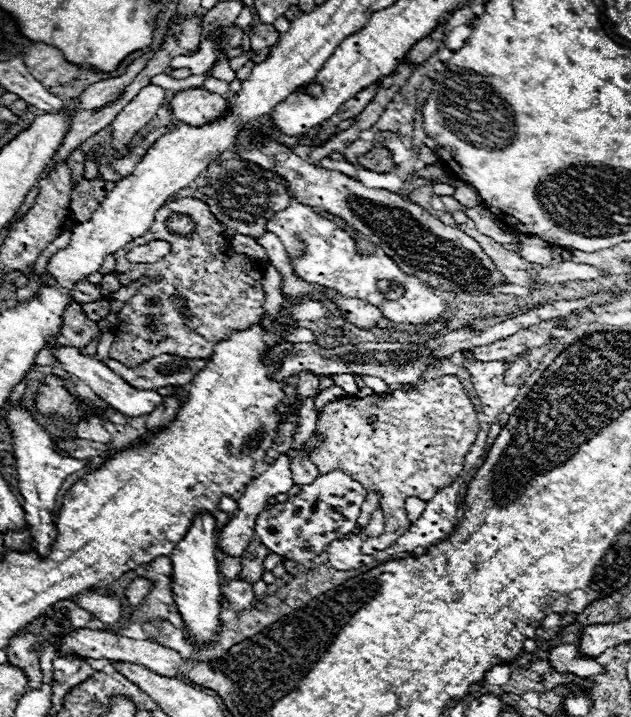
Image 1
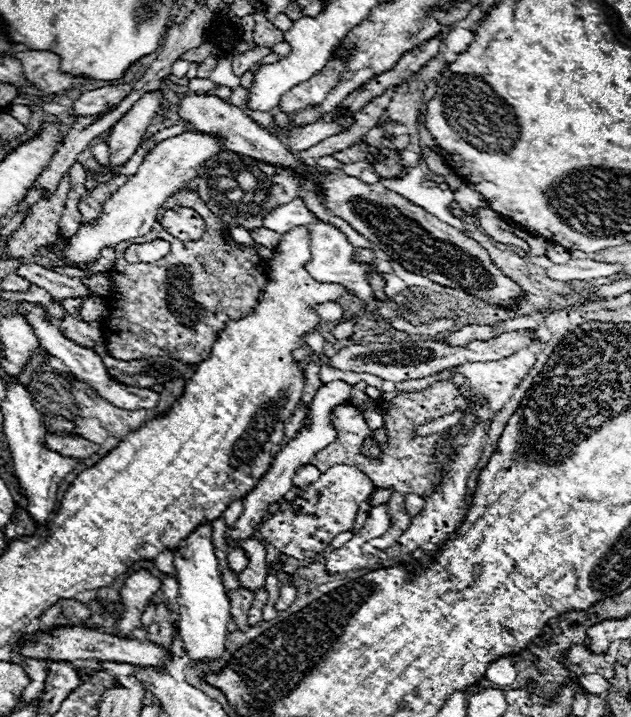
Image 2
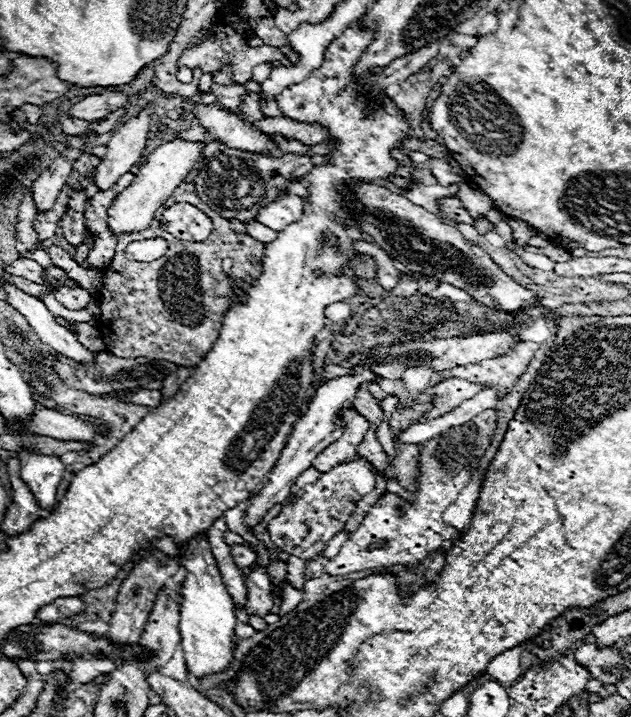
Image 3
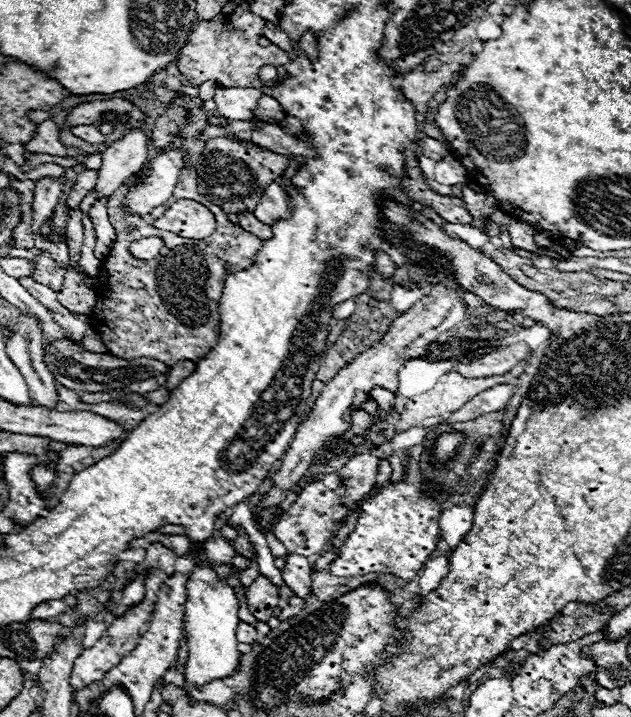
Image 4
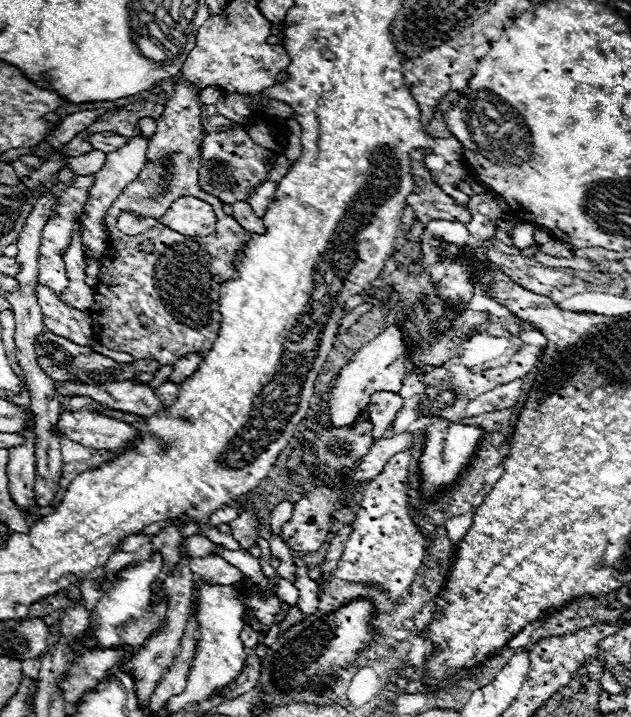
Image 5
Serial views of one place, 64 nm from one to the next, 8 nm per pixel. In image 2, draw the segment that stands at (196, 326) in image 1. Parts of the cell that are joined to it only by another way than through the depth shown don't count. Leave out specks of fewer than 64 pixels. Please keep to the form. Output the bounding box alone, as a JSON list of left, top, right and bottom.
[102,188,264,364]

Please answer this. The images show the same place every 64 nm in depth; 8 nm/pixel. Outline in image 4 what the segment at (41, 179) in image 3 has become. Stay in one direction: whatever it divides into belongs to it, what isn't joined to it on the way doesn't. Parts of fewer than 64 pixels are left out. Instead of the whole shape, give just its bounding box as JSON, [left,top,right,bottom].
[32,178,62,234]

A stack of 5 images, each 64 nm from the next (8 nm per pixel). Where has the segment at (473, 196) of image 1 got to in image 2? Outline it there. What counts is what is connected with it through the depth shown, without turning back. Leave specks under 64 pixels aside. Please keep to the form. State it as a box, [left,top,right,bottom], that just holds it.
[454,184,488,214]

